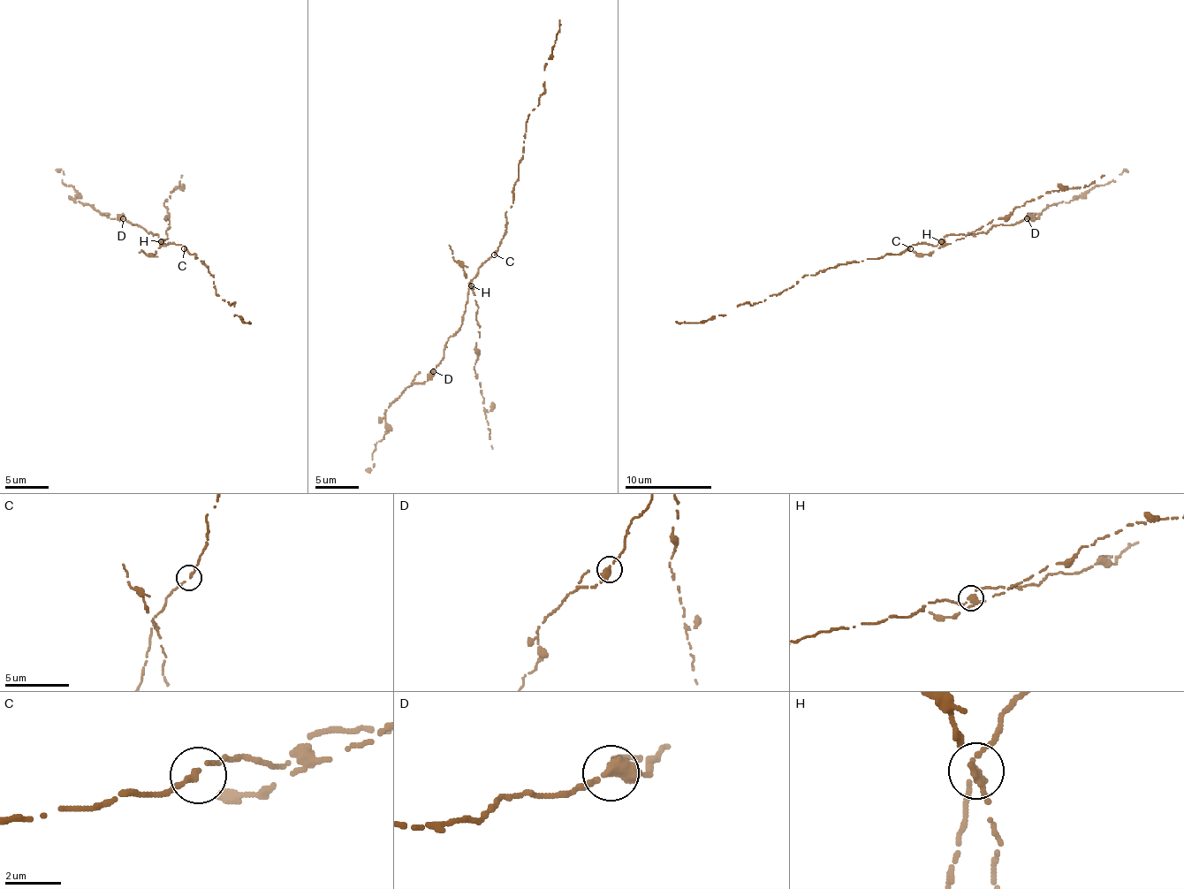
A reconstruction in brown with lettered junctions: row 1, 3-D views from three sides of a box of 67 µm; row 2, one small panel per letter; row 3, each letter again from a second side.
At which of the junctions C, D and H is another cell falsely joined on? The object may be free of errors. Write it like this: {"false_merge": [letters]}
{"false_merge": ["H"]}

